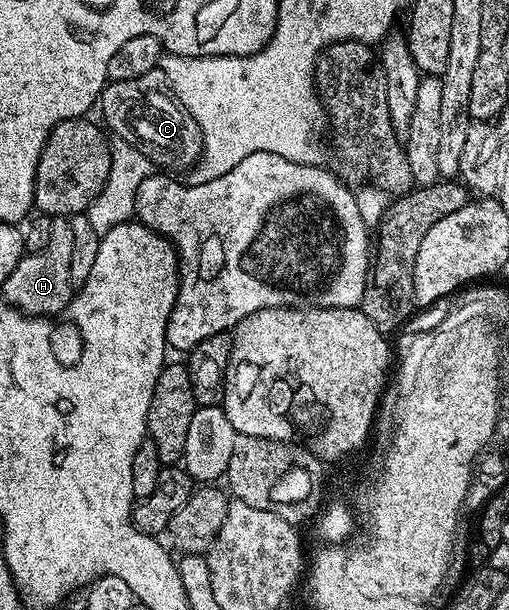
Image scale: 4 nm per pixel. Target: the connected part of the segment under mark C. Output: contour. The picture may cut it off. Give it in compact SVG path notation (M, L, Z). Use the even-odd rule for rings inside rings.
M158 68L149 71L149 75L140 75L138 79L108 83L97 105L100 110L103 108L106 128L112 134L115 132L120 142L132 145L138 156L150 161L152 166L167 171L187 171L203 155L203 136L193 115L189 115L187 108L175 100L167 76Z

